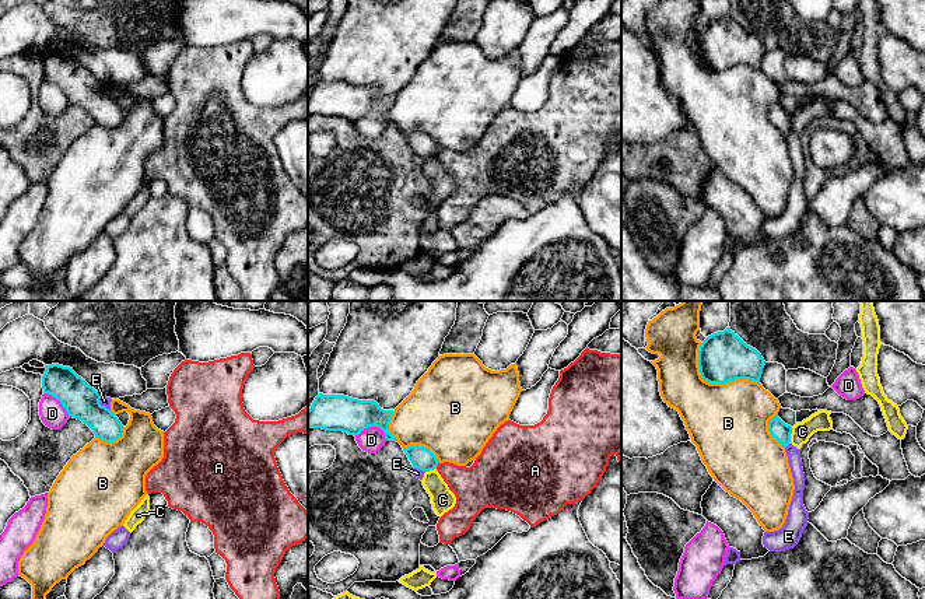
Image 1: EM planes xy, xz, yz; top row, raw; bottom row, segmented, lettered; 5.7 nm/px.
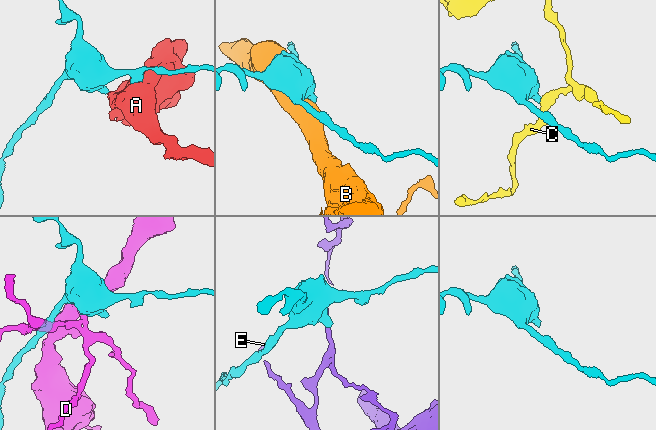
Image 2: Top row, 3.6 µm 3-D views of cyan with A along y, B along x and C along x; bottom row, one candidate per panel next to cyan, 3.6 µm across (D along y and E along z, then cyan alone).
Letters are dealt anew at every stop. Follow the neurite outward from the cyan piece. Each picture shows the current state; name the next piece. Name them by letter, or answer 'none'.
none

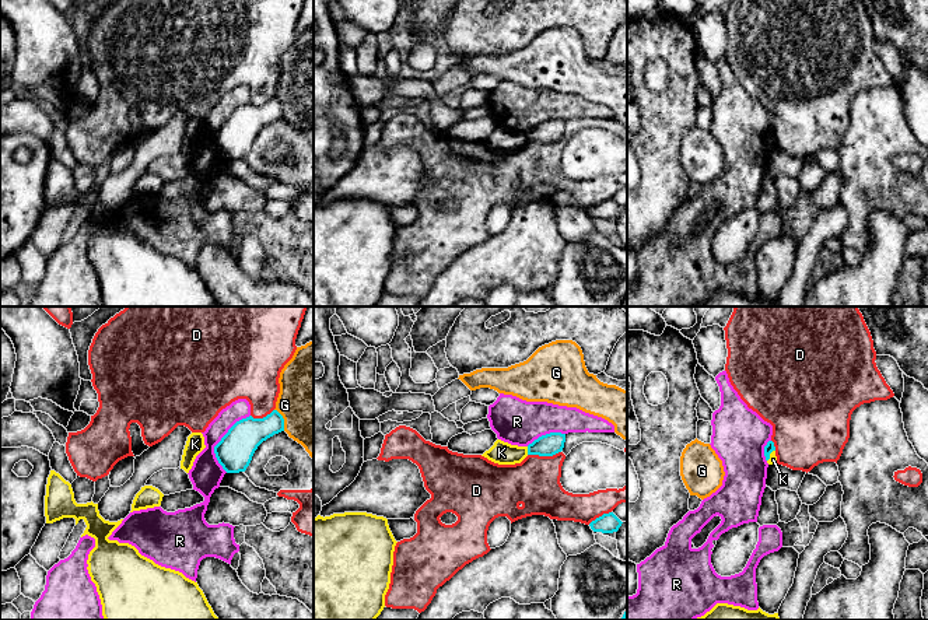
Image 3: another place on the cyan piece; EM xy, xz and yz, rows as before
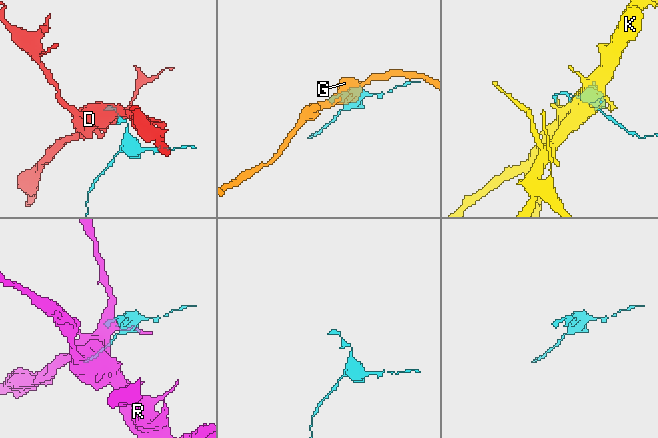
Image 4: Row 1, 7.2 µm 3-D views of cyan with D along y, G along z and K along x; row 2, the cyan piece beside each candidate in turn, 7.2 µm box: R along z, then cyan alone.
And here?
none

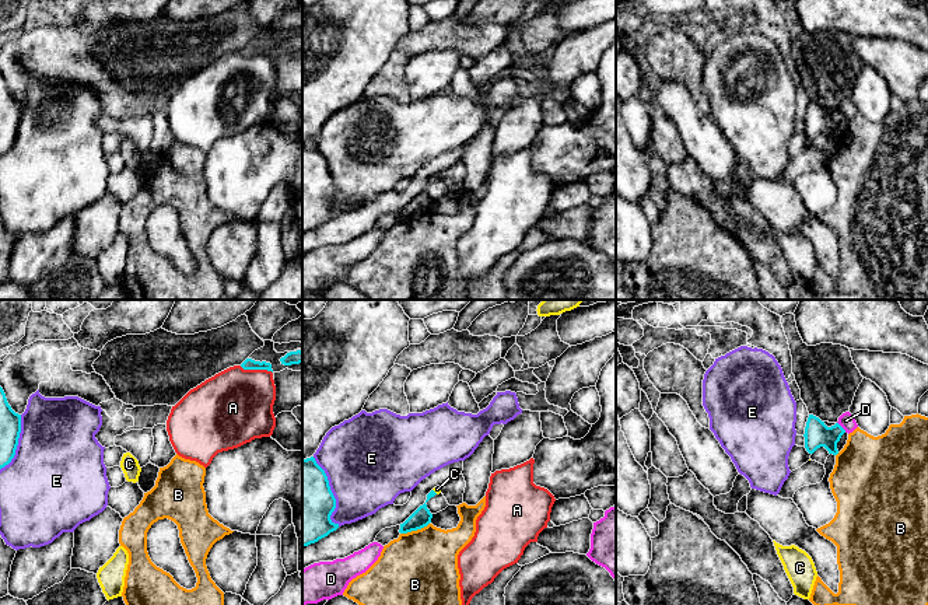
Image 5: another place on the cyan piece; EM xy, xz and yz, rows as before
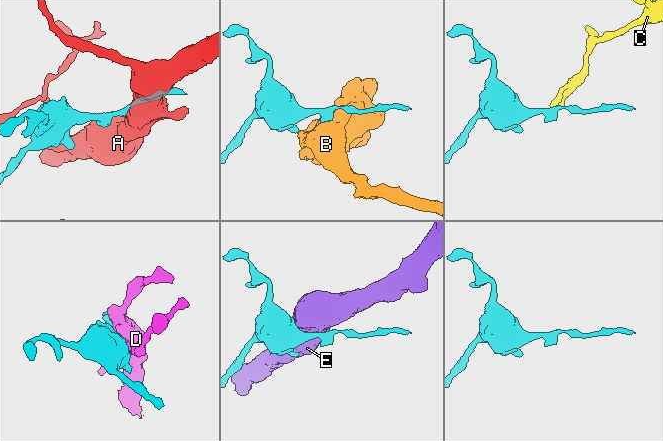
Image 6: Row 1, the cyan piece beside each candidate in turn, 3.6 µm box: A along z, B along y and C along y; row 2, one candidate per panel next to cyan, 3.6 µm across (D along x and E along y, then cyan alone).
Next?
C

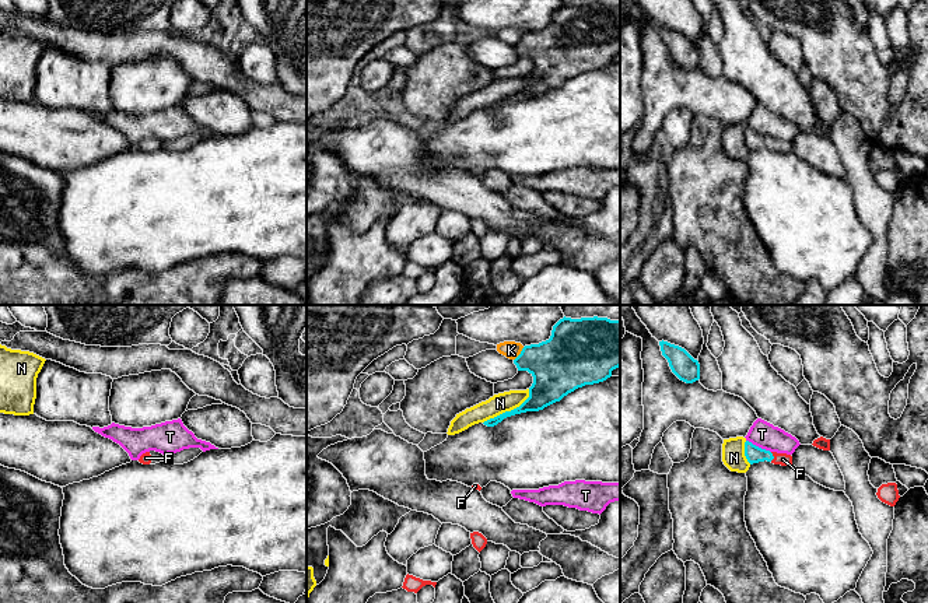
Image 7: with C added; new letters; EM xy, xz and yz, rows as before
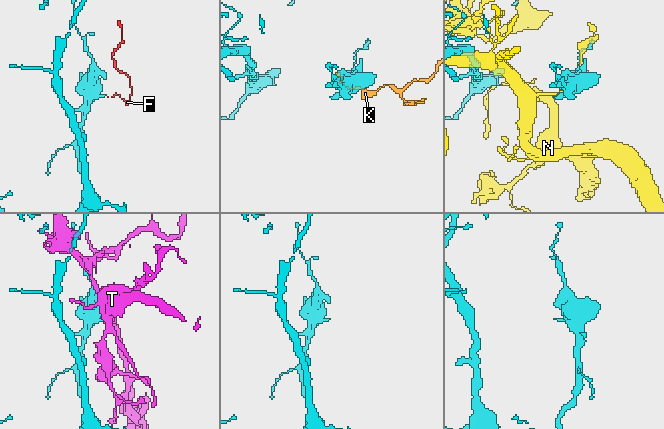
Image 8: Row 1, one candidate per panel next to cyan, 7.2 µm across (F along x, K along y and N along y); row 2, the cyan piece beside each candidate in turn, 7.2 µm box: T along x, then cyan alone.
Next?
F

